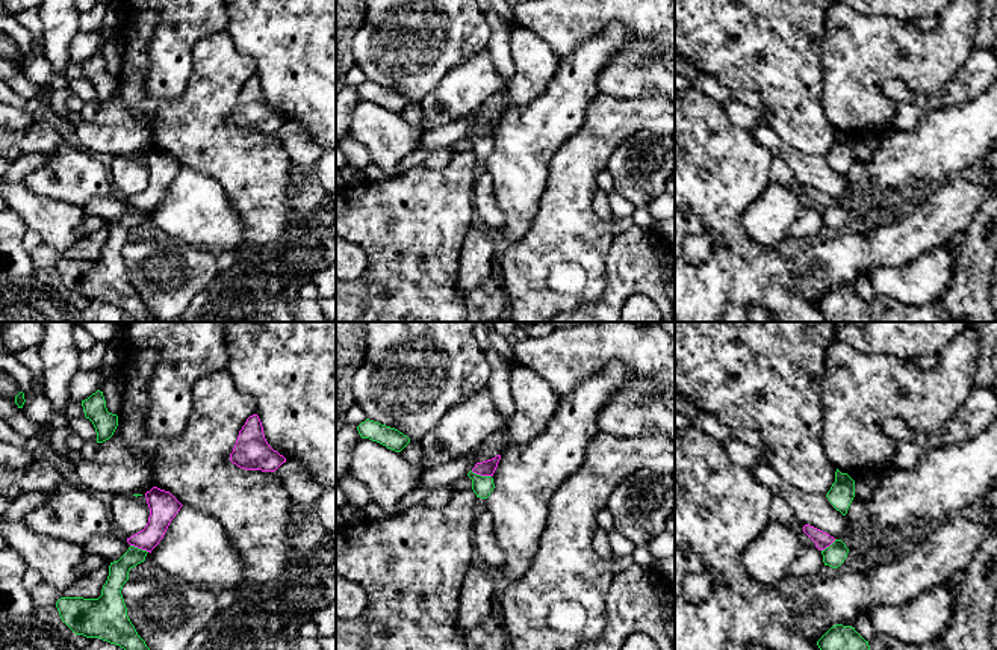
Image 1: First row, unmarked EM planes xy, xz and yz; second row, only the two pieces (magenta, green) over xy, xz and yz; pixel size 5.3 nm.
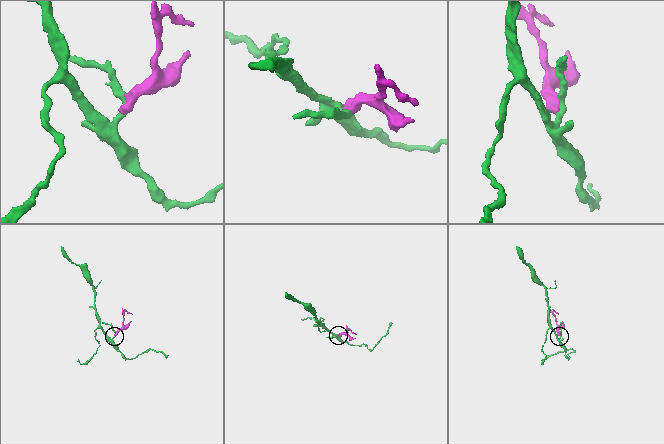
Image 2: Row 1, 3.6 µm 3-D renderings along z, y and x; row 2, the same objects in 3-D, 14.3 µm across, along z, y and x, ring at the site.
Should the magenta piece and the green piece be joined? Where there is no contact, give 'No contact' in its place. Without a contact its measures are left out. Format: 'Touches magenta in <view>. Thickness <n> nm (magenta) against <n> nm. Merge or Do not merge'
Touches magenta in xz. Thickness 80 nm (magenta) against 110 nm. Do not merge

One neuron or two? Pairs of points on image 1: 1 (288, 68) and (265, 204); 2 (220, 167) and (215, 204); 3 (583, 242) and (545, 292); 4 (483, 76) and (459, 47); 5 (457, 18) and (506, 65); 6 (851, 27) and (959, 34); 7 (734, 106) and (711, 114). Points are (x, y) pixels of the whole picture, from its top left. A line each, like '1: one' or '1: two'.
1: two
2: two
3: one
4: two
5: two
6: one
7: two

